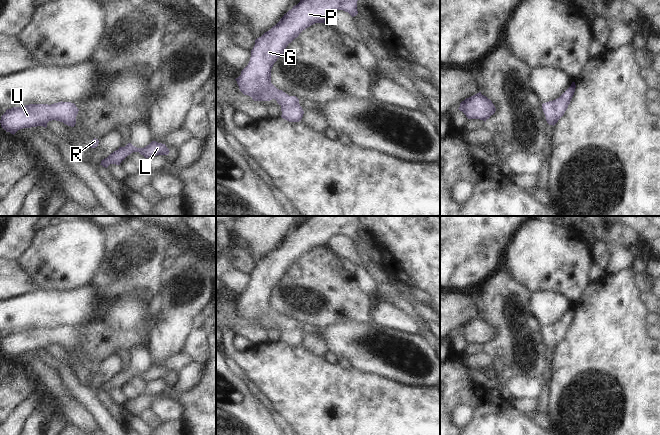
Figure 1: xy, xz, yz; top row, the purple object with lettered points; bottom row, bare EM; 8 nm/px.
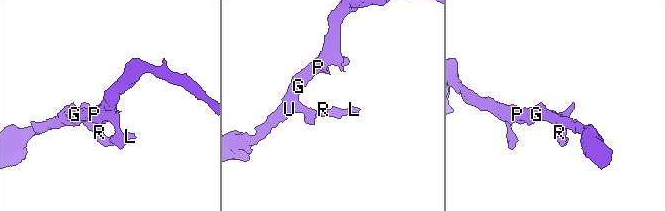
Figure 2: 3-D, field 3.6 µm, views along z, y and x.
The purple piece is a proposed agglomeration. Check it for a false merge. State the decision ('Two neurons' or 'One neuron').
One neuron

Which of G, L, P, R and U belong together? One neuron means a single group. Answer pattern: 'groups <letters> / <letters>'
groups G L P R U

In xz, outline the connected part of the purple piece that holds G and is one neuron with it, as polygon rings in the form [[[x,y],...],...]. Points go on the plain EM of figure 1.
[[[309,216],[305,218],[300,226],[293,230],[280,245],[269,255],[255,264],[255,269],[251,274],[251,281],[248,289],[241,295],[241,299],[236,302],[240,315],[244,319],[250,320],[254,325],[270,325],[275,323],[281,330],[281,341],[289,346],[301,345],[304,335],[296,320],[289,320],[282,314],[277,313],[271,307],[271,293],[286,271],[299,258],[315,247],[327,247],[327,241],[334,234],[343,234],[352,241],[358,238],[357,225],[358,216]]]

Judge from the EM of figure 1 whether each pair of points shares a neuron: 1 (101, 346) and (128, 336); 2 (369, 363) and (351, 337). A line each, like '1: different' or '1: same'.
1: same
2: same

